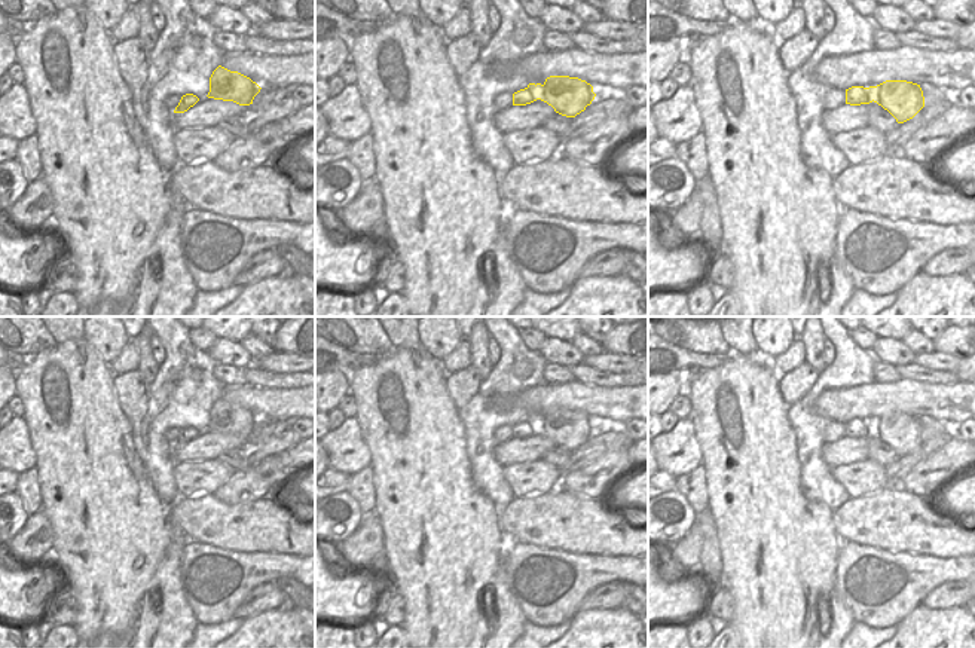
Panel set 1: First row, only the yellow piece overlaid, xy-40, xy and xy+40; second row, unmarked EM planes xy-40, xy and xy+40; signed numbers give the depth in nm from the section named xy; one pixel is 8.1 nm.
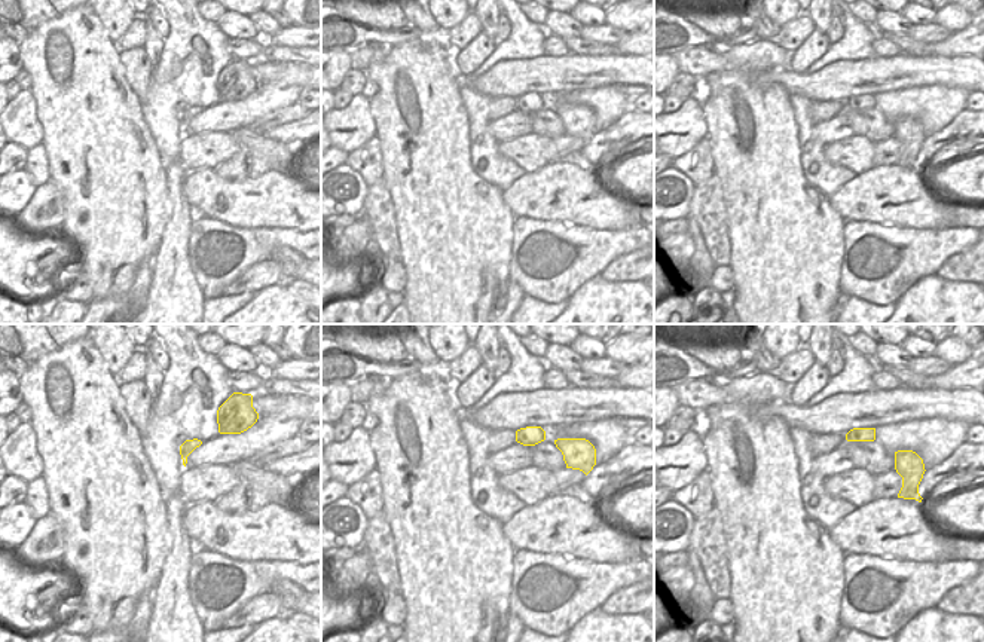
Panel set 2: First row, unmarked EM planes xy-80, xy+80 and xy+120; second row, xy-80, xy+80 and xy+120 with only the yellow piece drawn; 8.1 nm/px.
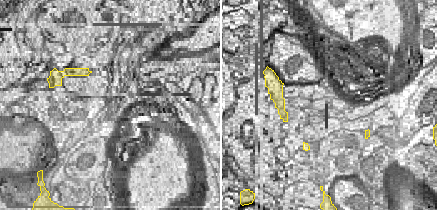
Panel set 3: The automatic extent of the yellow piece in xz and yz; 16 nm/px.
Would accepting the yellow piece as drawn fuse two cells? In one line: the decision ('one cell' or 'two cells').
two cells

